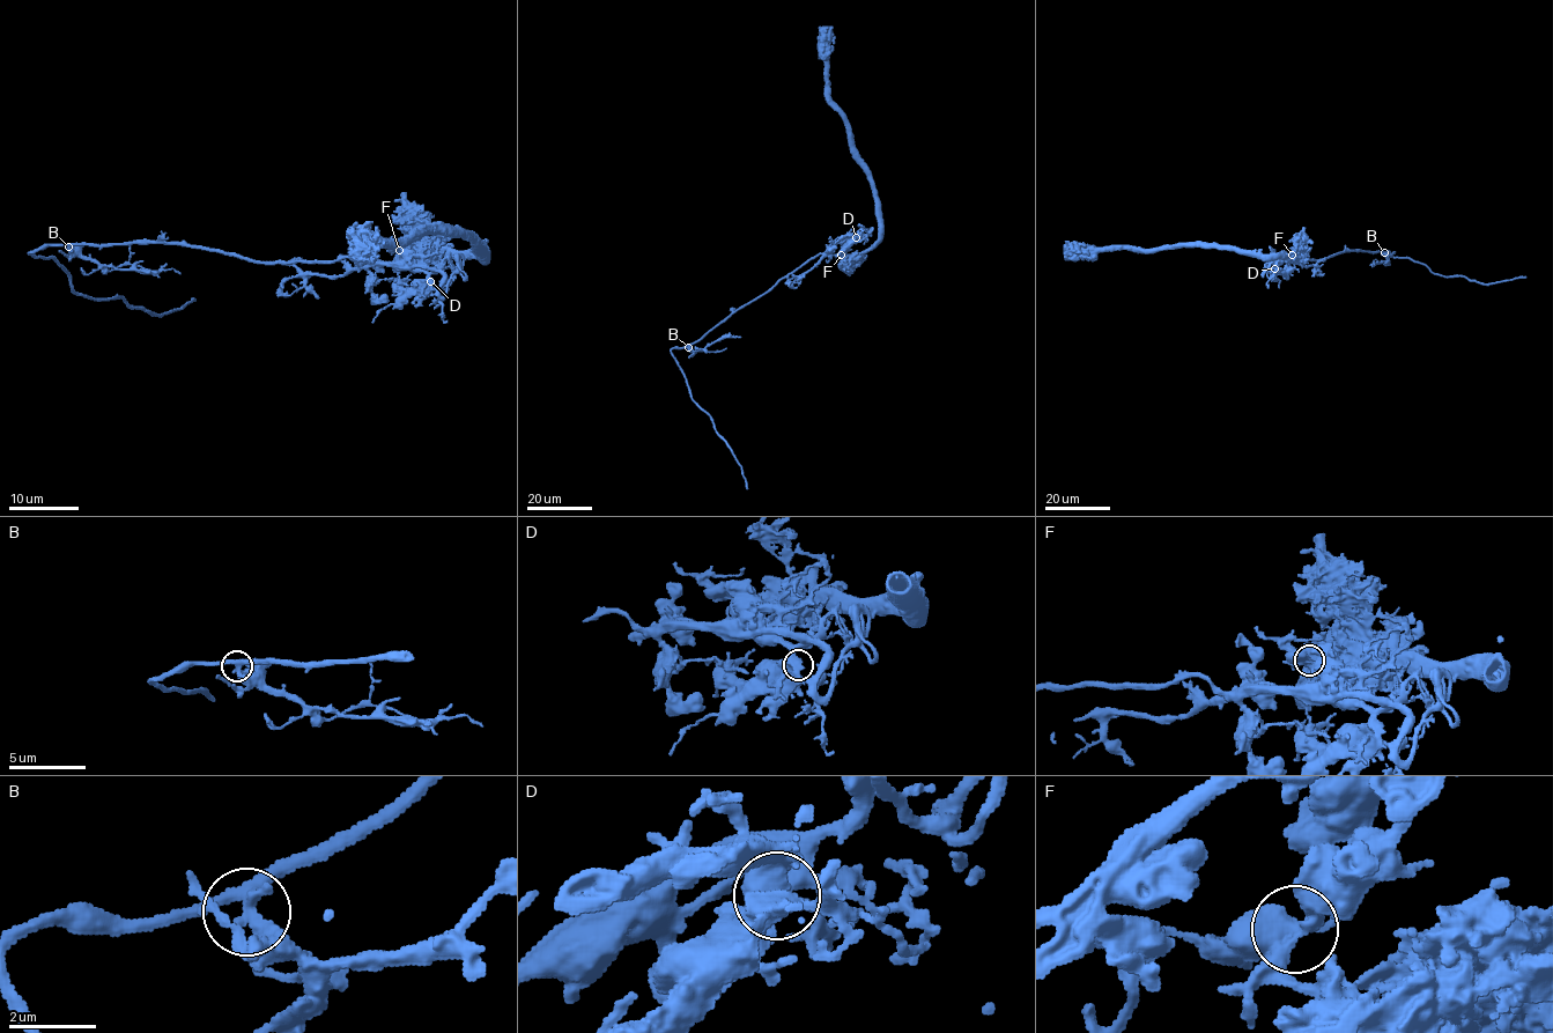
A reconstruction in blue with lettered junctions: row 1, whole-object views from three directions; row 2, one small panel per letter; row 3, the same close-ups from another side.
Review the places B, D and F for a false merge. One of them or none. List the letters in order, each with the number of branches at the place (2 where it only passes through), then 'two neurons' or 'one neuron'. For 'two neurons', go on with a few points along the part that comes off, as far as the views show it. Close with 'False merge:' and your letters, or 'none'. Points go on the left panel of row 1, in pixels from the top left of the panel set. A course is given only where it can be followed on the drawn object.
B: 3 branches meet; one neuron
D: 3 branches meet; one neuron
F: 3 branches meet; two neurons; foreign part runs (399, 250), (398, 262), (362, 264), (167, 243), (29, 253), (75, 292), (152, 315), (194, 299)
False merge: F

